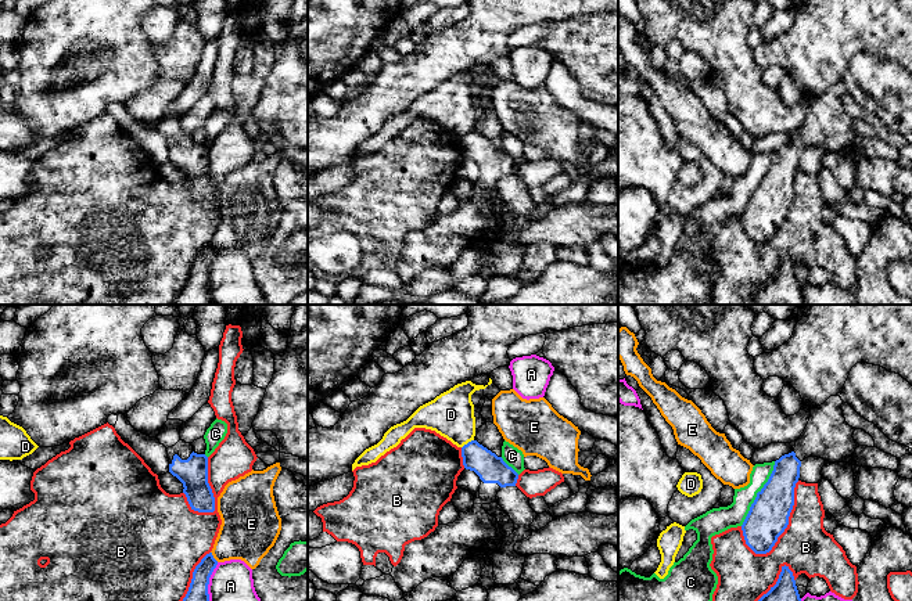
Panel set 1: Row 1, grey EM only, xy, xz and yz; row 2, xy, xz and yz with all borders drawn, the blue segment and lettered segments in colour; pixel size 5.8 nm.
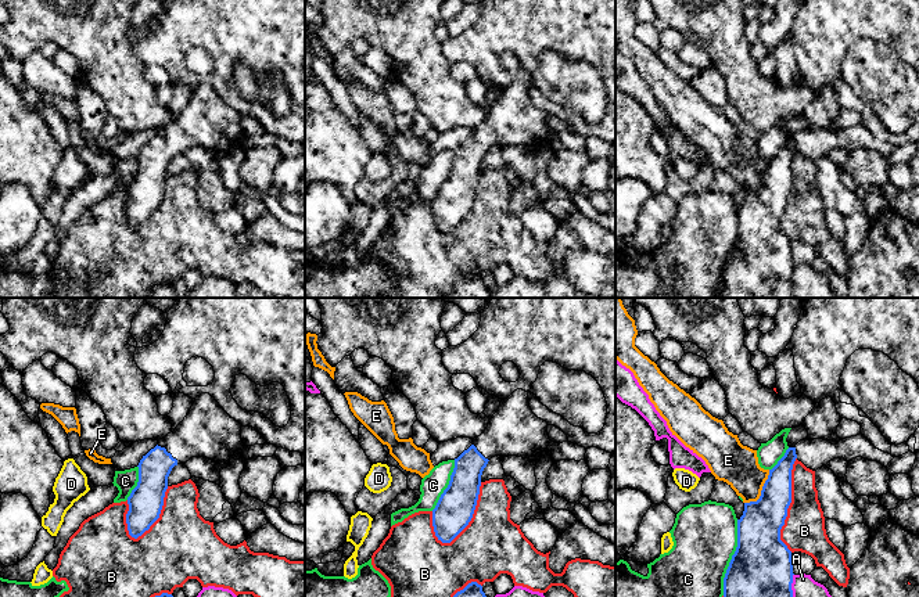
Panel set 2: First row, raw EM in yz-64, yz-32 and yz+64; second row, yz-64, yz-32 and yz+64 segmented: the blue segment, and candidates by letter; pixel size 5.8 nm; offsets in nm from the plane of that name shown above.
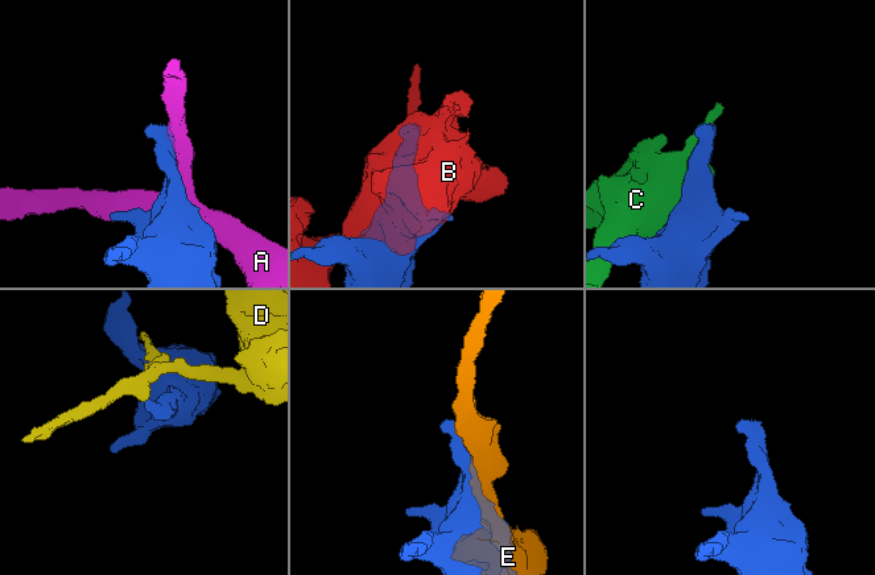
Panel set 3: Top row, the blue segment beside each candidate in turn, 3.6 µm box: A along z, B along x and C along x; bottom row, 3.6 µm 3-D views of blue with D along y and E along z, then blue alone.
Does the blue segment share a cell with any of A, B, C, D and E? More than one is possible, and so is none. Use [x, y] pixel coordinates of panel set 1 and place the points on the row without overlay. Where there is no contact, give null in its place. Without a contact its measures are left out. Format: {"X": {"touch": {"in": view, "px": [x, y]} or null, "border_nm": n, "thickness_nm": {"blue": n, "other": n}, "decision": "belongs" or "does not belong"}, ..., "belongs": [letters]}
{"A": {"touch": {"in": "xy", "px": [207, 279]}, "border_nm": 300, "thickness_nm": {"blue": 200, "other": 300}, "decision": "does not belong"}, "B": {"touch": {"in": "yz", "px": [787, 212]}, "border_nm": 500, "thickness_nm": {"blue": 240, "other": 300}, "decision": "does not belong"}, "C": {"touch": {"in": "yz", "px": [757, 183]}, "border_nm": 420, "thickness_nm": {"blue": 240, "other": 140}, "decision": "does not belong"}, "D": {"touch": {"in": "xz", "px": [469, 132]}, "border_nm": 90, "thickness_nm": {"blue": 160, "other": 260}, "decision": "does not belong"}, "E": {"touch": {"in": "xy", "px": [212, 247]}, "border_nm": 80, "thickness_nm": {"blue": 140, "other": 320}, "decision": "does not belong"}, "belongs": []}

